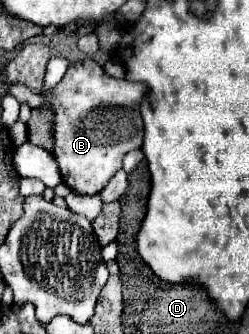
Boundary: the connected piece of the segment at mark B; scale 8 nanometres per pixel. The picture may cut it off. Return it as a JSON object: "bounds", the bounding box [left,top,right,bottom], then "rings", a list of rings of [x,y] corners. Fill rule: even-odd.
{"bounds":[43,60,145,194],"rings":[[[83,60],[69,66],[63,80],[51,88],[43,90],[43,106],[53,112],[53,156],[59,164],[63,184],[69,186],[77,194],[99,194],[109,178],[121,170],[123,156],[129,150],[141,148],[143,144],[143,120],[139,114],[139,104],[145,94],[145,84],[129,82],[129,80],[115,80],[111,78],[95,60]]]}

